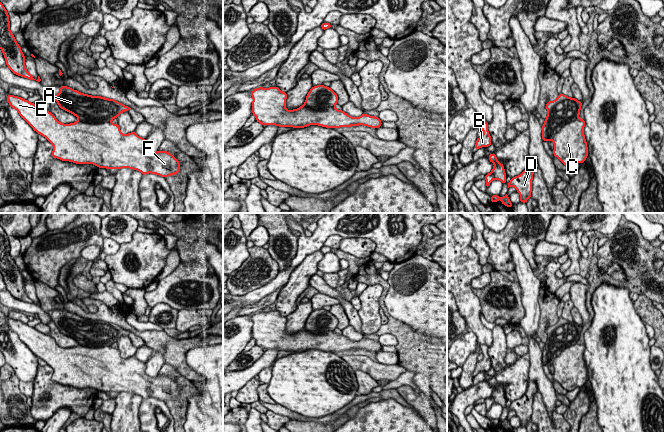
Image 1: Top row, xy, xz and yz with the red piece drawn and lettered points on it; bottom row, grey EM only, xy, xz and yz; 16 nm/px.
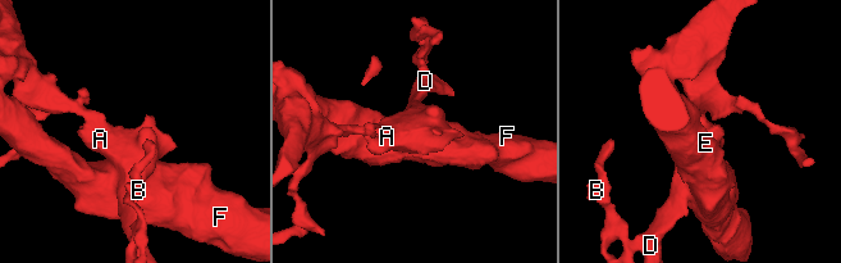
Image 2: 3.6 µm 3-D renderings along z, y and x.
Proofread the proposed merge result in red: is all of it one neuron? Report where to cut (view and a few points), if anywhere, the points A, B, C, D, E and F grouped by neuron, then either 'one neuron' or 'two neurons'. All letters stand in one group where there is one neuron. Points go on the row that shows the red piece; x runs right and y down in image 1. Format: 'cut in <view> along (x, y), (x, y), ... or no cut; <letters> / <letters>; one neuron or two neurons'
no cut; A B C D E F; one neuron

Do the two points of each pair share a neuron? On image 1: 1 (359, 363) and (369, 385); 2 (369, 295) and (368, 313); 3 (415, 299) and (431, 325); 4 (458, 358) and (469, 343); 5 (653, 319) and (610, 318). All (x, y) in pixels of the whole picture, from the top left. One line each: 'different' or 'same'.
1: different
2: same
3: same
4: same
5: different

